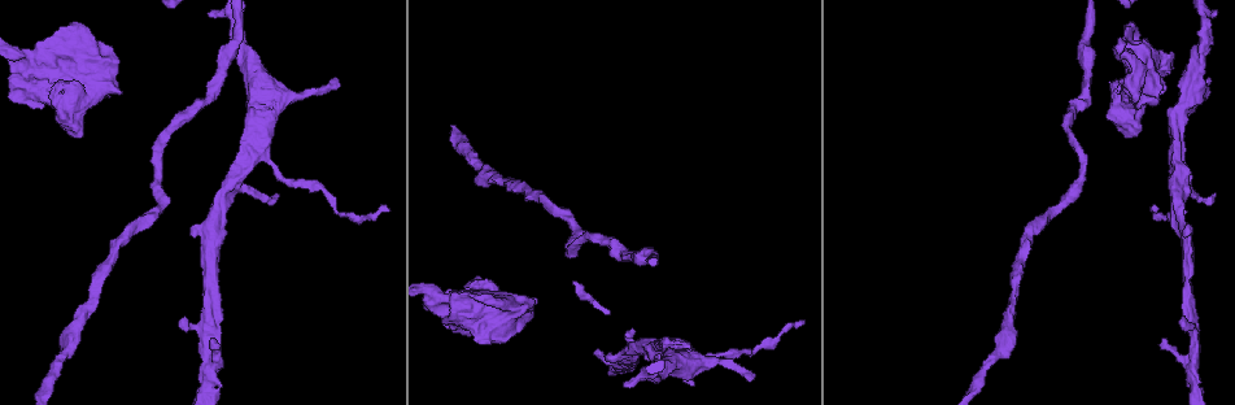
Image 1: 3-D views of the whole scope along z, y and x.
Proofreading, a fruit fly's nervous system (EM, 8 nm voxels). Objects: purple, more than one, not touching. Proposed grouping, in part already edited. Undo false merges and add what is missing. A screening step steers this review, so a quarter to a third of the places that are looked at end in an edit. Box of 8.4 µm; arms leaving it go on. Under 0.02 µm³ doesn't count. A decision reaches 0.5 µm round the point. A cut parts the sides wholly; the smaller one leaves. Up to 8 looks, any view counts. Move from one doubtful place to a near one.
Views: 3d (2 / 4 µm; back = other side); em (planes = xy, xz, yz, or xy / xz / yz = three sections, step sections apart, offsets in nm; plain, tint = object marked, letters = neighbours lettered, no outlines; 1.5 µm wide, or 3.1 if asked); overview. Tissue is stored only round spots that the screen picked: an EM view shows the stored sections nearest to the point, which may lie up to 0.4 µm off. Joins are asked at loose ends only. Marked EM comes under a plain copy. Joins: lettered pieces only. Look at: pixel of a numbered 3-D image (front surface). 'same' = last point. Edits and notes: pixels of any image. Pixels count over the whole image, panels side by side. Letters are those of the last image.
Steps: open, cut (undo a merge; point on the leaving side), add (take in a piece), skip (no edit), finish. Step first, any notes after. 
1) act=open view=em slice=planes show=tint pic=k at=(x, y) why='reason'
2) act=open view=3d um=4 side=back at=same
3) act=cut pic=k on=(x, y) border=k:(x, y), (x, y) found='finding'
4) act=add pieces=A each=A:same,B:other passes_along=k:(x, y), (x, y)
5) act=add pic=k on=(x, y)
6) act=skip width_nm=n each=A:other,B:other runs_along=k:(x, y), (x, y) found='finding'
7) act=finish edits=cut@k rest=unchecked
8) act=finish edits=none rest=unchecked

act=open view=em slice=planes show=letters pic=1 at=(1160, 345) why='free end'

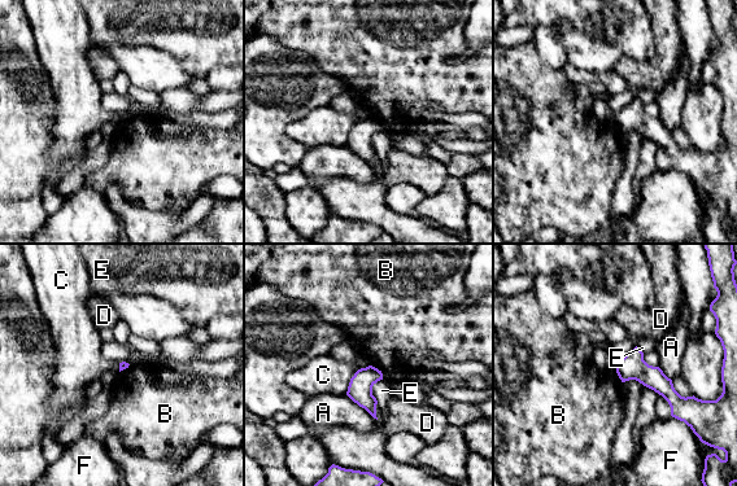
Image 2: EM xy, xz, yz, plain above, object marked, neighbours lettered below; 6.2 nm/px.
act=skip each=A:other,B:other,C:other,D:other,E:other,F:other border=2:(370, 364), (383, 373) found='none of them fits'

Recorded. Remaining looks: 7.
act=open view=3d um=4 side=back pic=1 at=(191, 233) why='an open end'

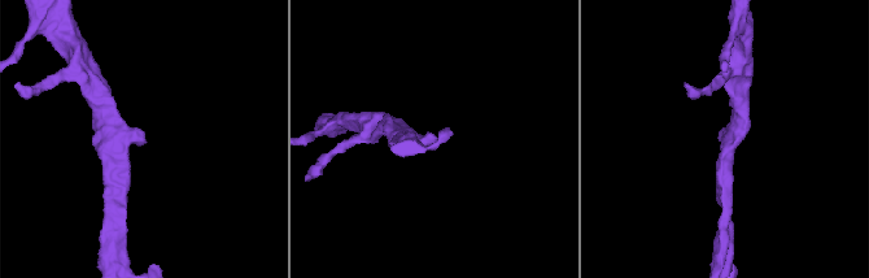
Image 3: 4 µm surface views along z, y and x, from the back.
act=open view=em slice=xz step=4 show=tint pic=3 at=(722, 142)

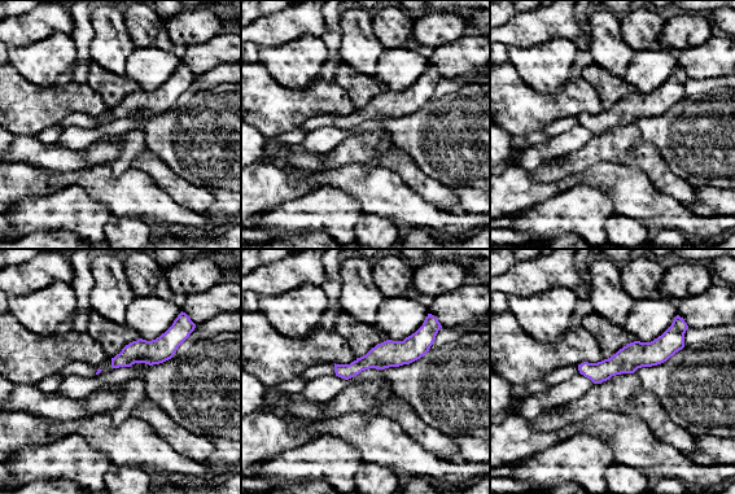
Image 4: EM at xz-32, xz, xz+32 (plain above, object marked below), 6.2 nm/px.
act=open view=em slice=planes show=letters at=same why='another direction'

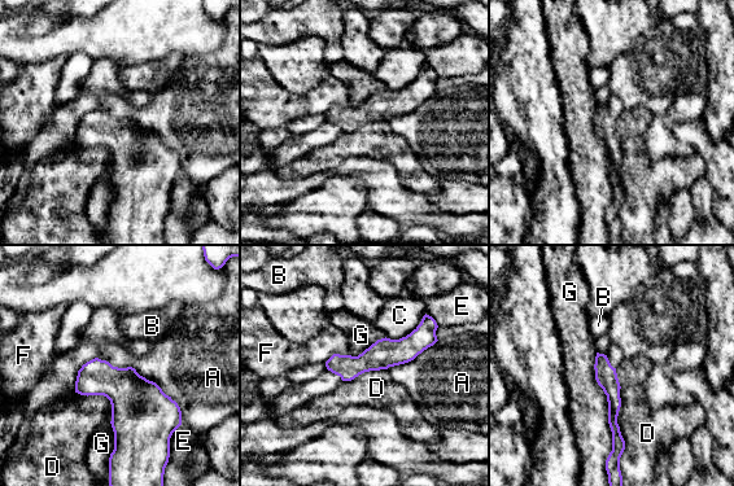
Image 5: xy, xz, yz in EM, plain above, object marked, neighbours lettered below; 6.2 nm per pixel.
act=skip longest_contact=G:800nm each=A:other,B:other,C:other,D:other,E:other,F:other,G:other border=5:(615, 368), (623, 482) found='no lettered piece goes on from it'

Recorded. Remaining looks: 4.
act=open view=3d um=2 side=back pic=1 at=(337, 85) why='free end'

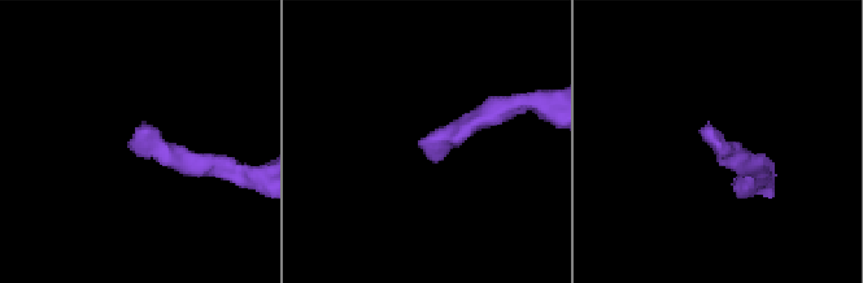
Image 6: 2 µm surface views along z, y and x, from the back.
act=open view=em slice=xz step=8 show=letters pic=6 at=(129, 141) why='need the tissue'

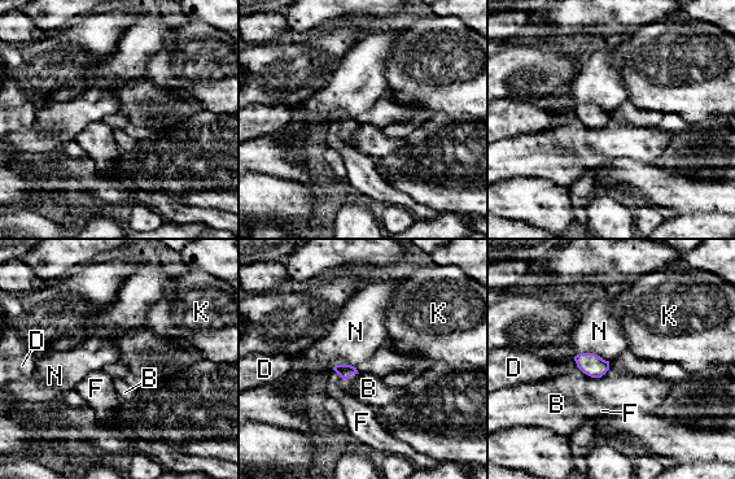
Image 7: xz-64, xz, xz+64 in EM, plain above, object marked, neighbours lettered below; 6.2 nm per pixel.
act=add pieces=F each=B:other,D:other,F:same,K:other,N:other found='the neuron continues'

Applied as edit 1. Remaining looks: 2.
act=finish edits=add@7 rest=unchecked

